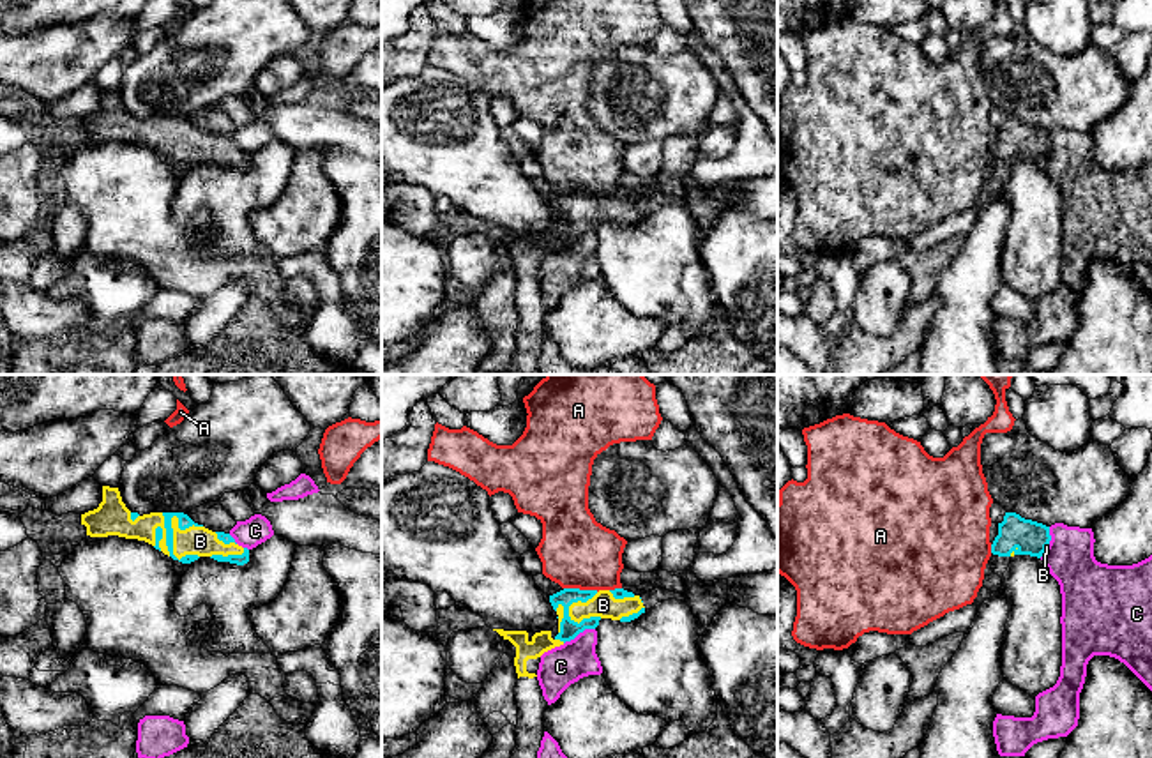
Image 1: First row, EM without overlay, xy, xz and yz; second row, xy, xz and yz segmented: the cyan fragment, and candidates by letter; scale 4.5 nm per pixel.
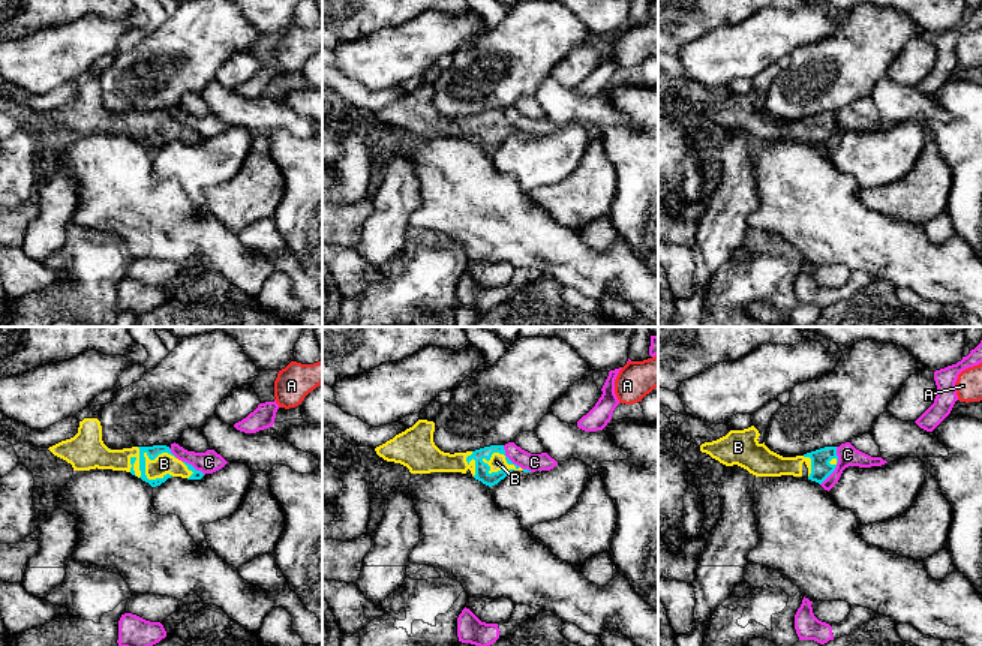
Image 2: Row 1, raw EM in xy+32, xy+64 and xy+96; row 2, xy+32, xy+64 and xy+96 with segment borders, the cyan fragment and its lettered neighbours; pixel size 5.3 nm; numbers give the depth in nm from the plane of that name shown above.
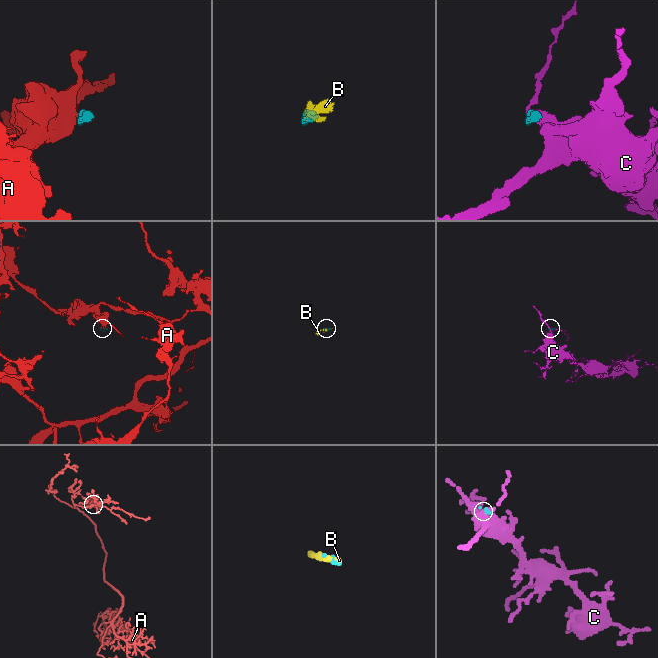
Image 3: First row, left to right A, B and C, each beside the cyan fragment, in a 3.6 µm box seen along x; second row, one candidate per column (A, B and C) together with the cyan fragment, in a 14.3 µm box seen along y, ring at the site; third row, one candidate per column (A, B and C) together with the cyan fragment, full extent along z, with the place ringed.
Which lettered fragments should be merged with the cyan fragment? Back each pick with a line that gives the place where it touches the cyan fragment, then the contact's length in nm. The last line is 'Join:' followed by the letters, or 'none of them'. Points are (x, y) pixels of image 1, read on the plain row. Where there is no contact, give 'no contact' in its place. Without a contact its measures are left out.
B: xy (166, 149) | 260 nm
Join: B

